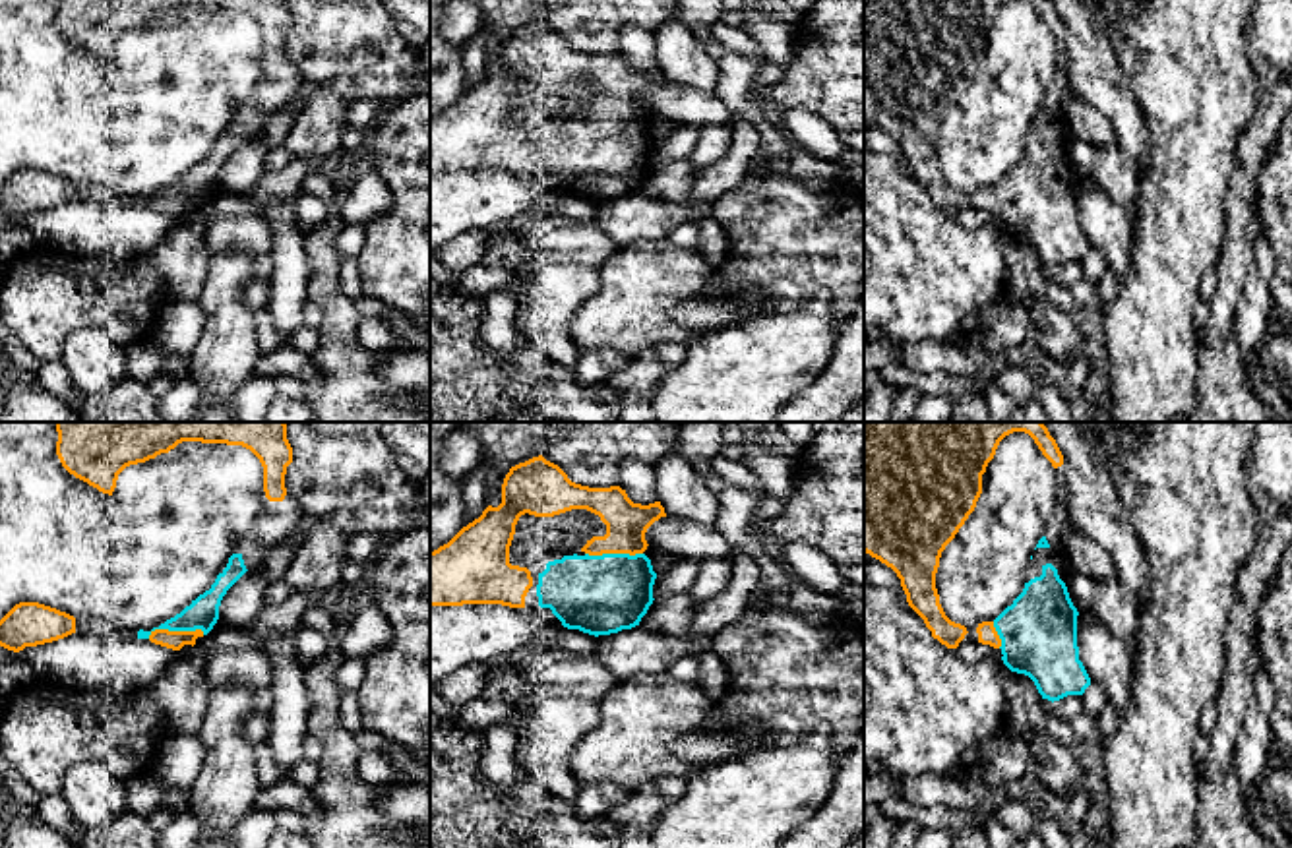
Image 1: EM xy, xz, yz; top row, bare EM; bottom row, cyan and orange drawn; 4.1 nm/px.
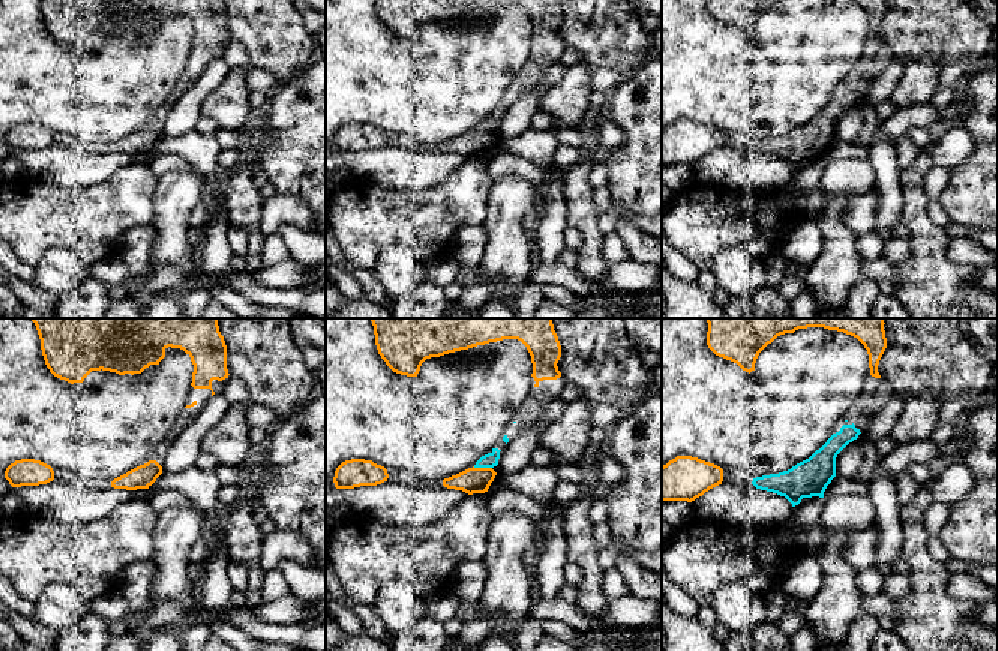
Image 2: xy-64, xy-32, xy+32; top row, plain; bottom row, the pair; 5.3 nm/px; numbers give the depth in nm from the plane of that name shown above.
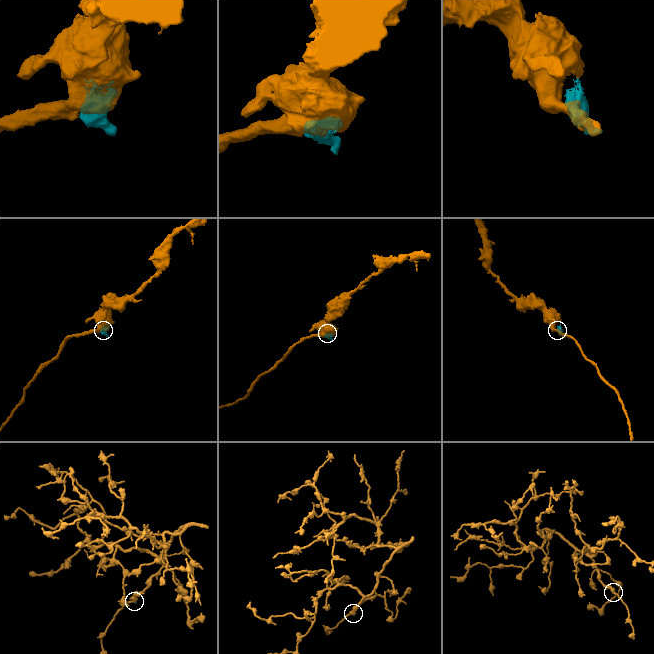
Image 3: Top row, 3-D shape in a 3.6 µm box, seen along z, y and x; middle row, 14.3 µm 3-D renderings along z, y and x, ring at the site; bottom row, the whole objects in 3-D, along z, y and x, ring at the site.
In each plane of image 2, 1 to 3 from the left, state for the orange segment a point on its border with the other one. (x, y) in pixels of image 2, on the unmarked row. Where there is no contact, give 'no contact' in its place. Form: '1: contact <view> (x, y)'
1: no contact
2: contact xy-32 (482, 131)
3: no contact

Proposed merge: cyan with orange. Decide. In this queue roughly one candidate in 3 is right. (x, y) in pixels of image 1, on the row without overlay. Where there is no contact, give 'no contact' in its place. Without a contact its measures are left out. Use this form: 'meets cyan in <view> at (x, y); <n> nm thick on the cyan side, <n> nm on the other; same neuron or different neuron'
meets cyan in xy at (175, 196); 130 nm thick on the cyan side, 80 nm on the other; same neuron

